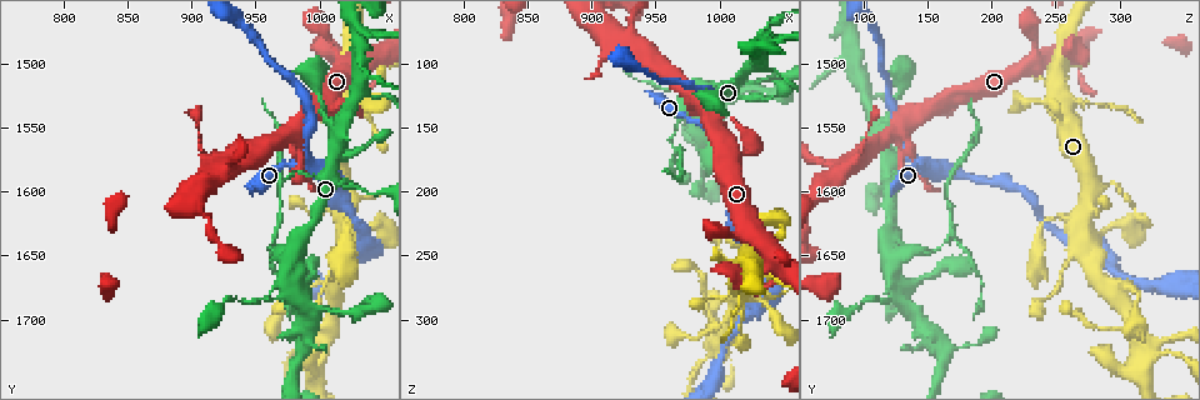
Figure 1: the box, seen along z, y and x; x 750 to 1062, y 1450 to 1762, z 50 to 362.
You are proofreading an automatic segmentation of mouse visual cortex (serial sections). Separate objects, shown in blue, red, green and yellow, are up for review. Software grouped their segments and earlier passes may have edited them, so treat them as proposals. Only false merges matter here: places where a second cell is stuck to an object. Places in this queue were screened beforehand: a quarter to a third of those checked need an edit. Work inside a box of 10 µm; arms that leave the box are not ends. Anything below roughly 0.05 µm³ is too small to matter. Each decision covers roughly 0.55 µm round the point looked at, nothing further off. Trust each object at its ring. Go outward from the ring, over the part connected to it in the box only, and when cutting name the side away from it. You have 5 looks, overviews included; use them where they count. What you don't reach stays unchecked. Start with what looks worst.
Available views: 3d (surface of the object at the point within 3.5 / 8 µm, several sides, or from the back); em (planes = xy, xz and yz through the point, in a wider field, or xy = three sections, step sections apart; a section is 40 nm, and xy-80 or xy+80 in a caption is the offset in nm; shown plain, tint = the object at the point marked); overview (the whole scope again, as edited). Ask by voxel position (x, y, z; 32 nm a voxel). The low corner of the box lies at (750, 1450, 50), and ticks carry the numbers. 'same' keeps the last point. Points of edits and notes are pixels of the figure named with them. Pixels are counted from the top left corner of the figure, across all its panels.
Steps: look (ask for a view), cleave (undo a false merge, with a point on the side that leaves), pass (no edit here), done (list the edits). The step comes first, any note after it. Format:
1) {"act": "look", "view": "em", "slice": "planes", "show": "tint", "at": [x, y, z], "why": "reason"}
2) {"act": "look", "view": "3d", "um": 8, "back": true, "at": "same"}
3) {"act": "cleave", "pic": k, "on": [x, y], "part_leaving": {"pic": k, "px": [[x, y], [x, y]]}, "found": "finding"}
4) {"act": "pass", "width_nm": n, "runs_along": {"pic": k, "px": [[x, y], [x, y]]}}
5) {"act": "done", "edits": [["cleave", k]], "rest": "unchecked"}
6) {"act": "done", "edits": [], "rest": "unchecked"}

{"act": "look", "view": "3d", "um": 3.5, "at": [964, 1646, 160], "why": "sudden change in width"}

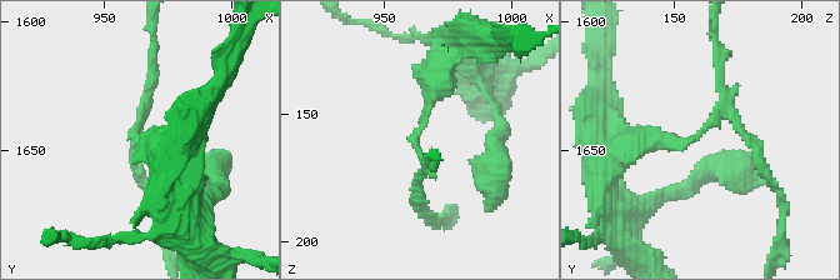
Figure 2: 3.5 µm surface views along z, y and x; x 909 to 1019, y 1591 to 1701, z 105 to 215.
{"act": "look", "view": "em", "slice": "xy", "step": 2, "show": "tint", "at": [963, 1644, 159], "why": "need the tissue"}

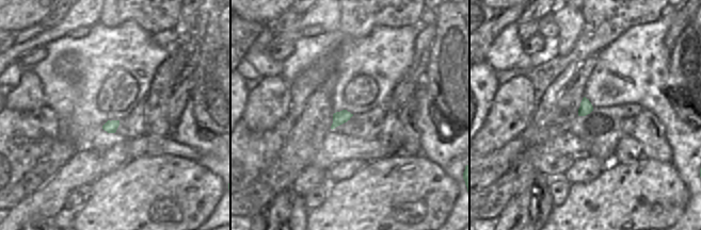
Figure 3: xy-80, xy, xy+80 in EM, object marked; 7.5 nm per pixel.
{"act": "cleave", "pic": 2, "on": [731, 114], "part_leaving": {"pic": 2, "px": [[695, 135], [726, 104], [714, 35]]}, "found": "a second cell is stuck on"}

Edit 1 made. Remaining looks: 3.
{"act": "look", "view": "overview"}

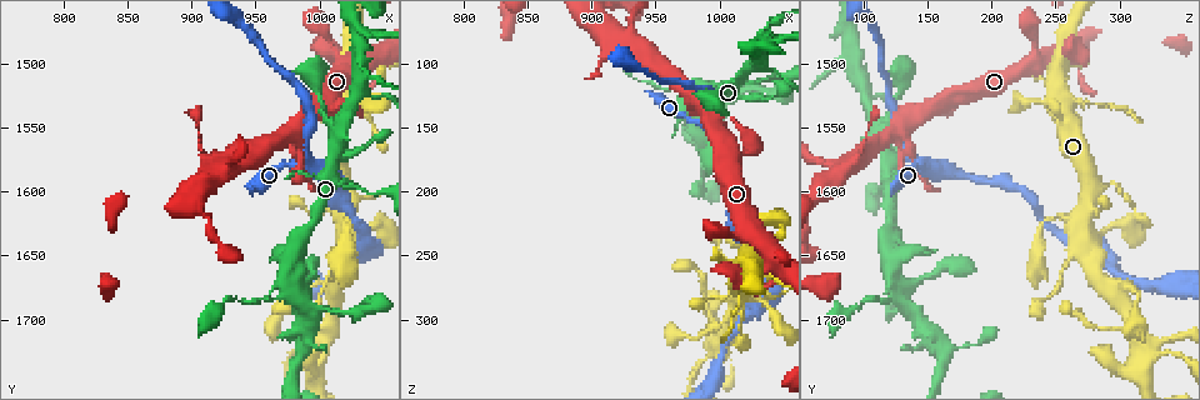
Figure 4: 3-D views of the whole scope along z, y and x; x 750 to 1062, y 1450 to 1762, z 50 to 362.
{"act": "look", "view": "3d", "um": 3.5, "at": [990, 1578, 140], "why": "three-way junction"}

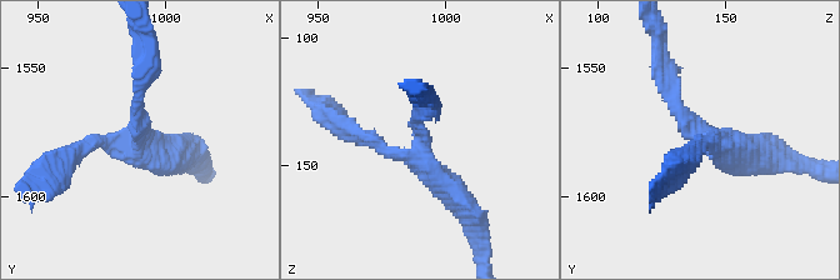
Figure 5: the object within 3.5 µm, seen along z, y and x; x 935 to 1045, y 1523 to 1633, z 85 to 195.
{"act": "look", "view": "em", "slice": "xy", "step": 5, "show": "tint", "at": [989, 1576, 141], "arms": 3, "arm_widths_nm": [200, 200, 350]}

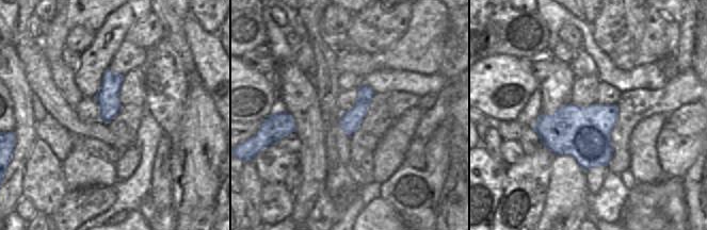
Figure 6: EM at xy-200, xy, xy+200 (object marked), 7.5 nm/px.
{"act": "pass", "runs_along": {"pic": 5, "px": [[356, 135], [414, 158], [433, 106]]}, "found": "continuous, no second cell"}

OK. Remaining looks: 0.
{"act": "done", "edits": [["cleave", 2]], "rest": "unchecked"}

